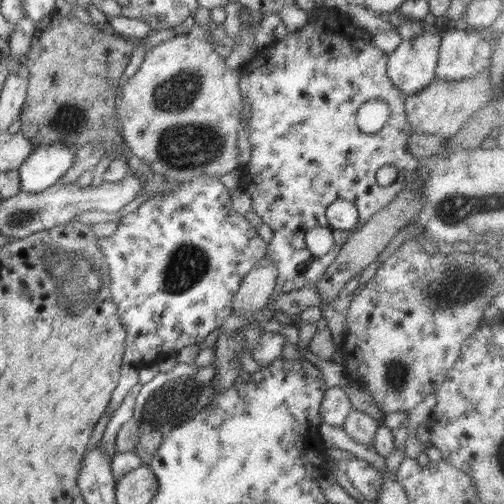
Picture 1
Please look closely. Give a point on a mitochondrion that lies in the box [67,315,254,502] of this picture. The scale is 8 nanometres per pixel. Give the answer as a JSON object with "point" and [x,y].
{"point":[175,398]}

